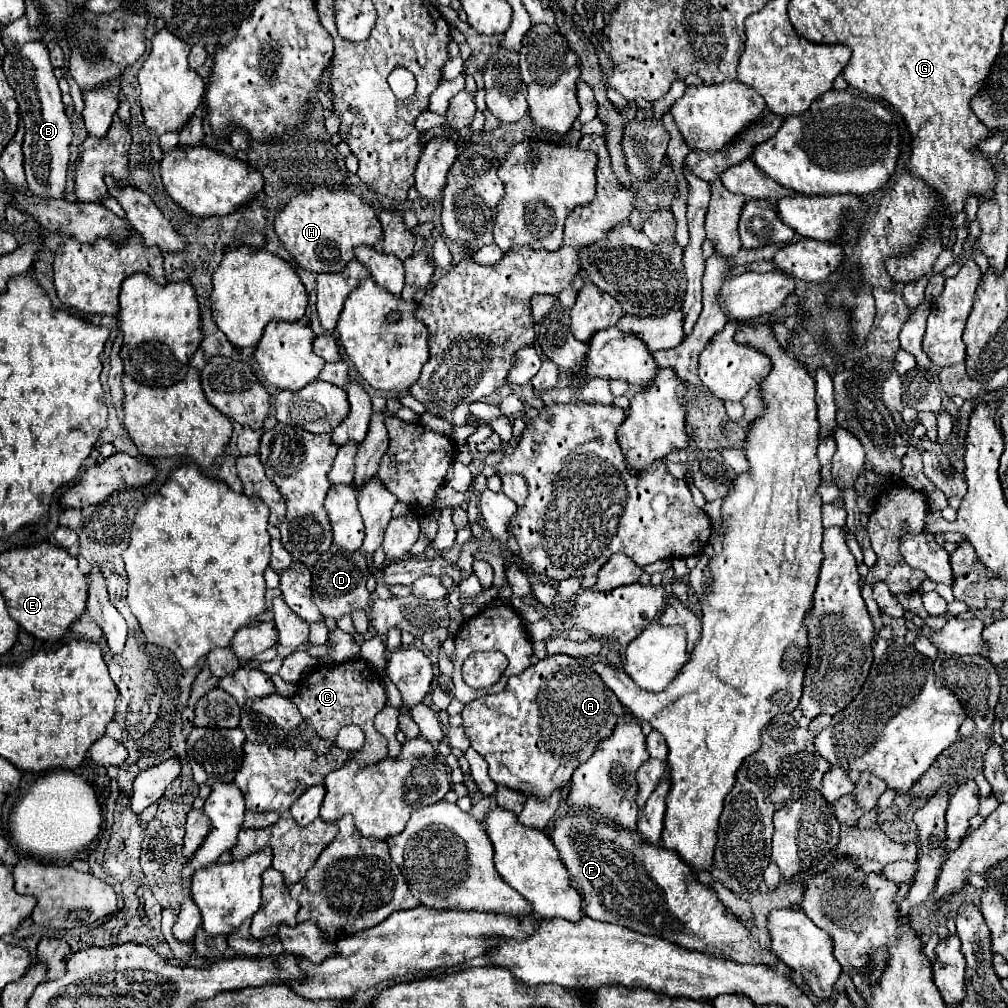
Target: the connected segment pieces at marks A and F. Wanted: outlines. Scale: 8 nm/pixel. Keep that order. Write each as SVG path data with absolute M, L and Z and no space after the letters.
M549 655L521 675L513 675L505 691L497 695L483 695L467 703L461 715L471 747L489 763L489 777L497 785L509 787L525 797L537 797L541 801L549 799L553 791L569 785L573 771L595 753L601 741L613 735L621 717L627 715L627 709L583 659Z
M565 811L555 821L551 841L569 869L571 885L583 895L583 911L587 917L603 923L619 923L693 951L727 955L737 963L775 965L779 961L719 903L711 887L697 881L675 851L661 845L647 847L647 843L637 837L637 831L599 827L599 823L583 819L583 815Z

